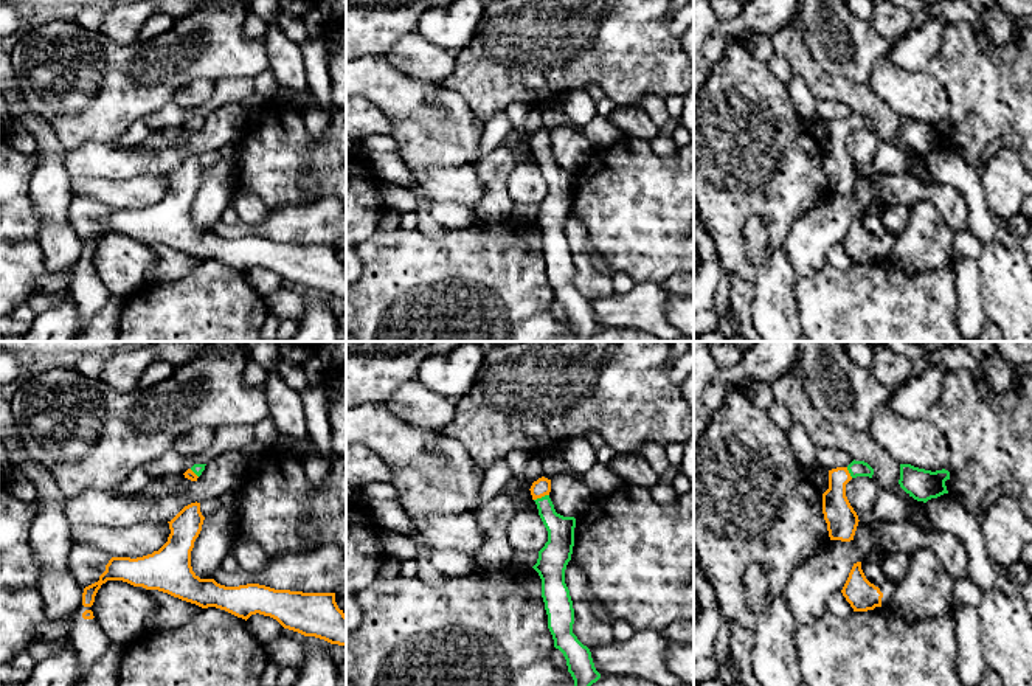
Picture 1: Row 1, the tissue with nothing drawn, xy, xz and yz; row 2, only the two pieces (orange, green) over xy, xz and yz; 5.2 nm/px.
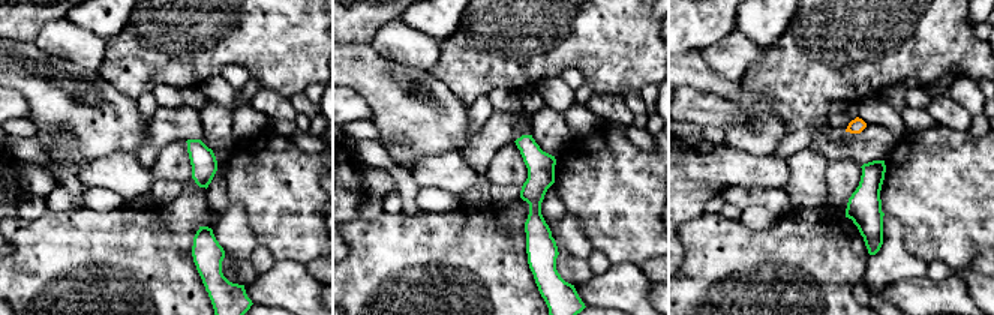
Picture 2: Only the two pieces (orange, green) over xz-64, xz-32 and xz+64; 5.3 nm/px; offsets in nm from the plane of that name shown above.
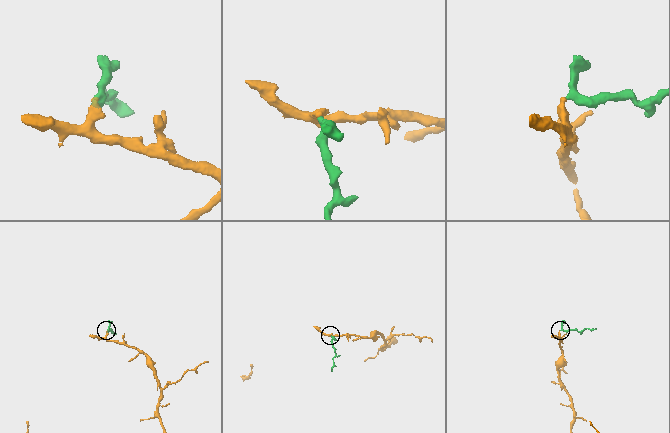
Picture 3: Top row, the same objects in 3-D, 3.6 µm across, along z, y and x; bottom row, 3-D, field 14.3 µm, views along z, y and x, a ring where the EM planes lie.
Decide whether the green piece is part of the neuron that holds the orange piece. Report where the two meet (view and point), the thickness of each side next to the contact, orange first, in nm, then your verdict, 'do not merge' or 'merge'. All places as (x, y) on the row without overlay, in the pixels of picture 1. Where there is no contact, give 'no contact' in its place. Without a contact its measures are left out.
xz (540, 149) | 90/140 nm | merge

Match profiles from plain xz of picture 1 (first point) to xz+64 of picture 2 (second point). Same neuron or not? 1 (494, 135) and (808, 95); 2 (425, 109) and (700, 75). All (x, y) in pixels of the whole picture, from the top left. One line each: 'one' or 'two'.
1: two
2: one

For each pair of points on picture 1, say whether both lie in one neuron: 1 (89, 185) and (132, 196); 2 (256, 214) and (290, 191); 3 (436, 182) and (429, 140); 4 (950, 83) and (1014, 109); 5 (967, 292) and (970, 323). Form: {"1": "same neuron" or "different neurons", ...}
{"1": "same neuron", "2": "different neurons", "3": "different neurons", "4": "same neuron", "5": "same neuron"}

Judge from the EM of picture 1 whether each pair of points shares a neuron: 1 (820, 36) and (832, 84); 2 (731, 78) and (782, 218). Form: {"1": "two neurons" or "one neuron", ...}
{"1": "two neurons", "2": "one neuron"}

